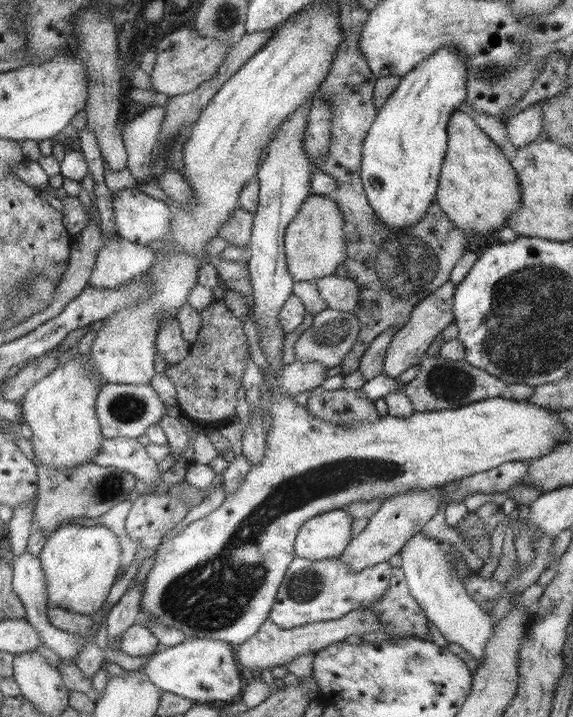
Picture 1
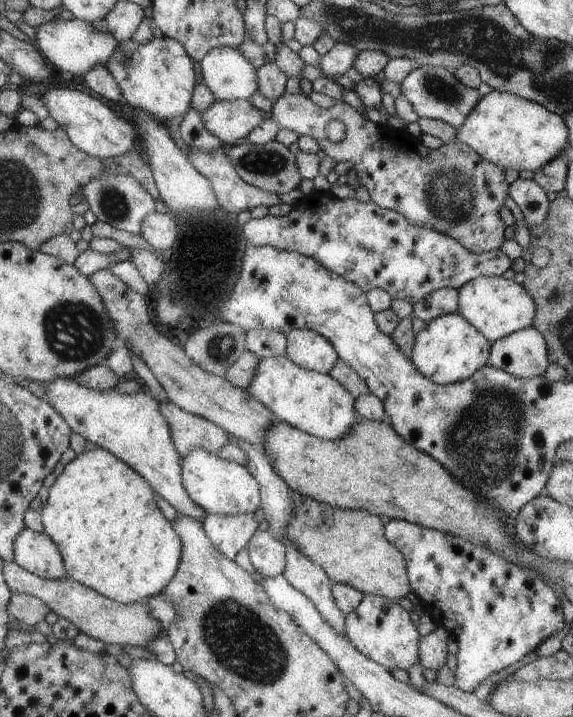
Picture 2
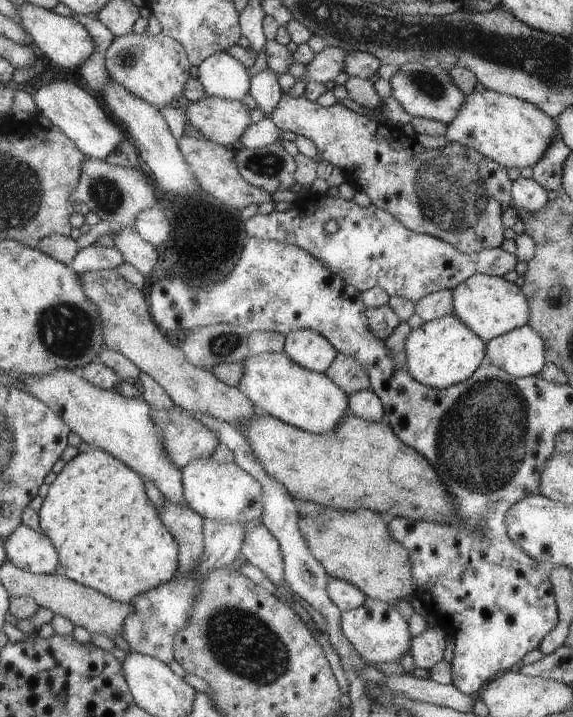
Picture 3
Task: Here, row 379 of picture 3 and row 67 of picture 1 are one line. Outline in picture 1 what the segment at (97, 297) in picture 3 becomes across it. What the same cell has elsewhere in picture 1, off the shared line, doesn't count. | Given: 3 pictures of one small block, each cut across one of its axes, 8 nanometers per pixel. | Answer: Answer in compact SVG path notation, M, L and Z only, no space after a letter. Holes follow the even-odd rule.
M181 28L163 36L156 45L157 57L148 77L151 88L161 94L166 94L167 97L185 94L195 89L201 81L207 81L217 71L223 57L231 49L225 48L223 42L201 36L195 32L195 29L189 28Z

